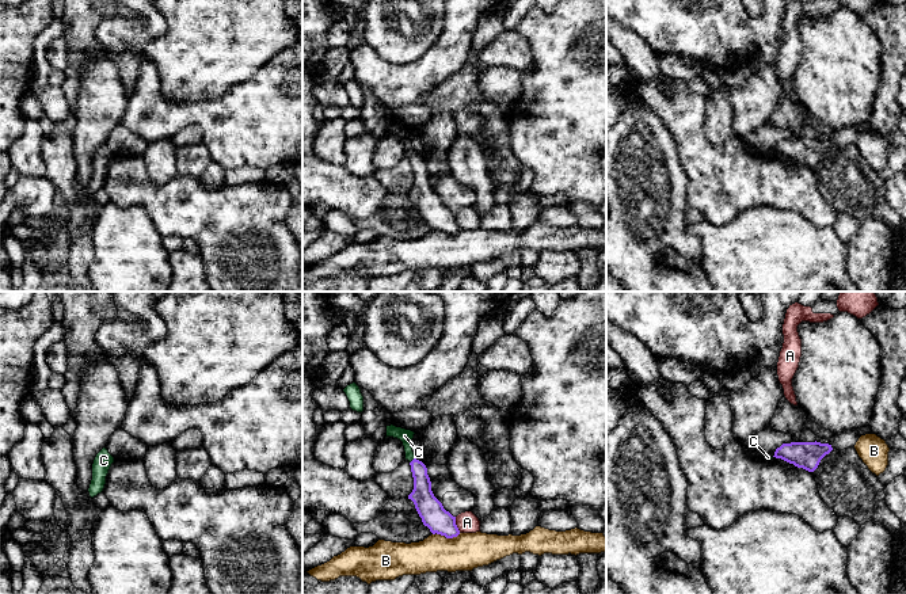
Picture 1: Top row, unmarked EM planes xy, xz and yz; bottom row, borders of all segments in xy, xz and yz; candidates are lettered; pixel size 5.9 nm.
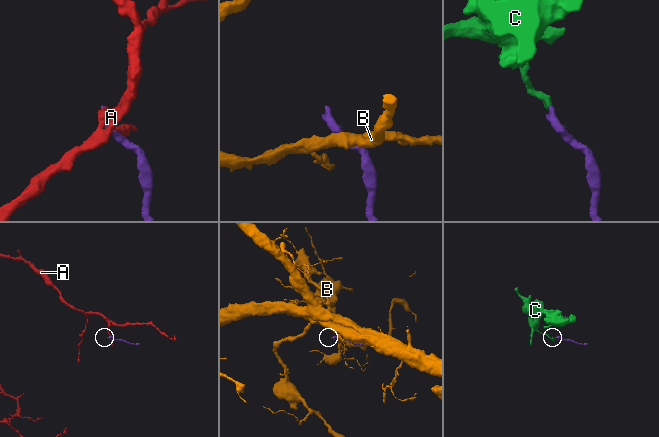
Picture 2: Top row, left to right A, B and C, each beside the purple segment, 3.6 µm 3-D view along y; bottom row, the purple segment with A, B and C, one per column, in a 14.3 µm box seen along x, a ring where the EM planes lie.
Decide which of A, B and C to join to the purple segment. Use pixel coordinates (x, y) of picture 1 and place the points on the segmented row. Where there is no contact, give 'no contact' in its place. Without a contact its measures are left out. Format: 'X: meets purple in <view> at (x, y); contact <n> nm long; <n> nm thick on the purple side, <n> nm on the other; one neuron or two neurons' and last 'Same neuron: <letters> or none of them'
A: meets purple in xz at (456, 525); contact 100 nm long; 150 nm thick on the purple side, 130 nm on the other; two neurons
B: meets purple in xz at (446, 537); contact 170 nm long; 150 nm thick on the purple side, 220 nm on the other; two neurons
C: meets purple in xz at (412, 460); contact 50 nm long; 130 nm thick on the purple side, 80 nm on the other; one neuron
Same neuron: C

